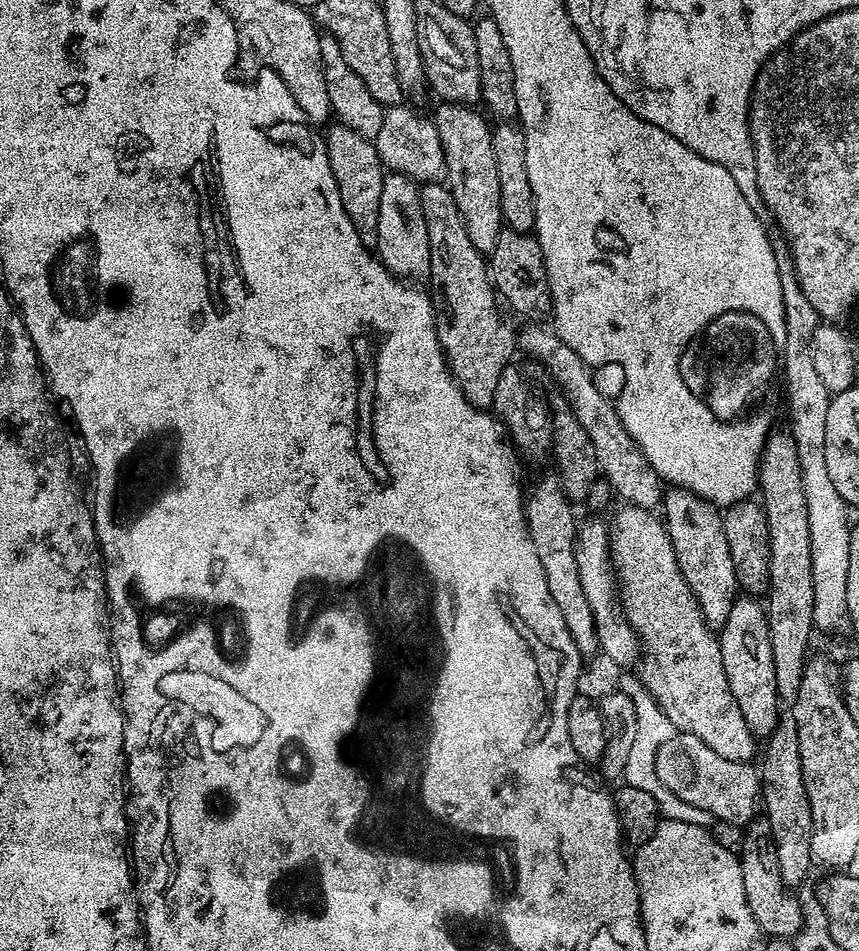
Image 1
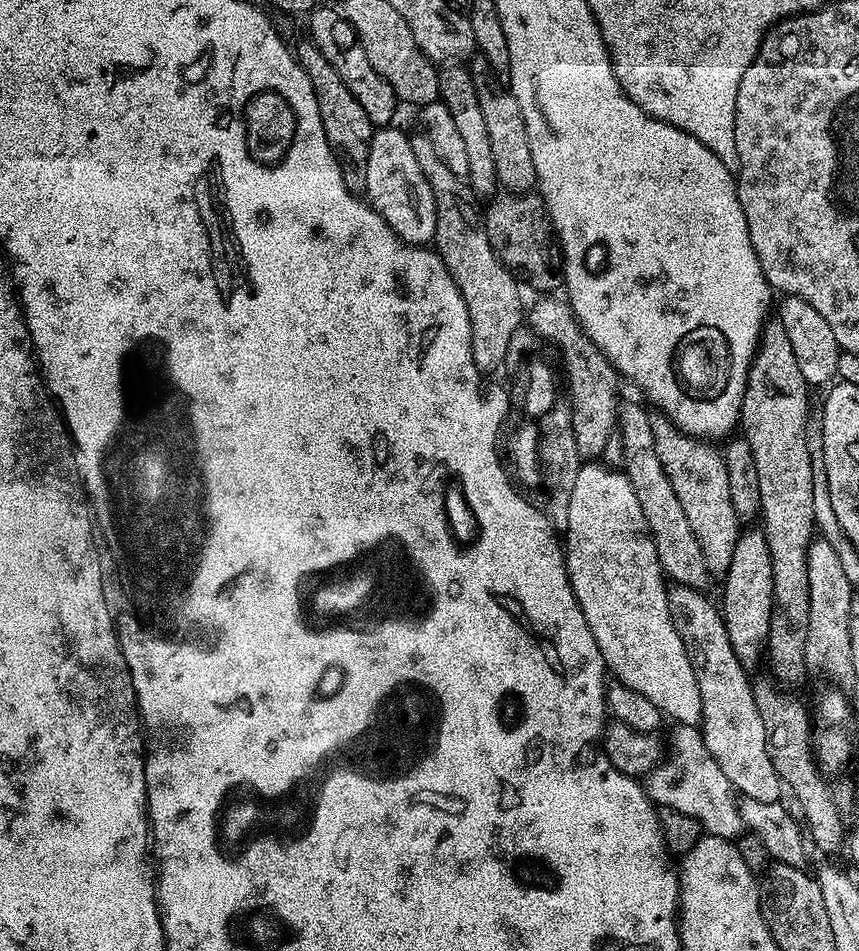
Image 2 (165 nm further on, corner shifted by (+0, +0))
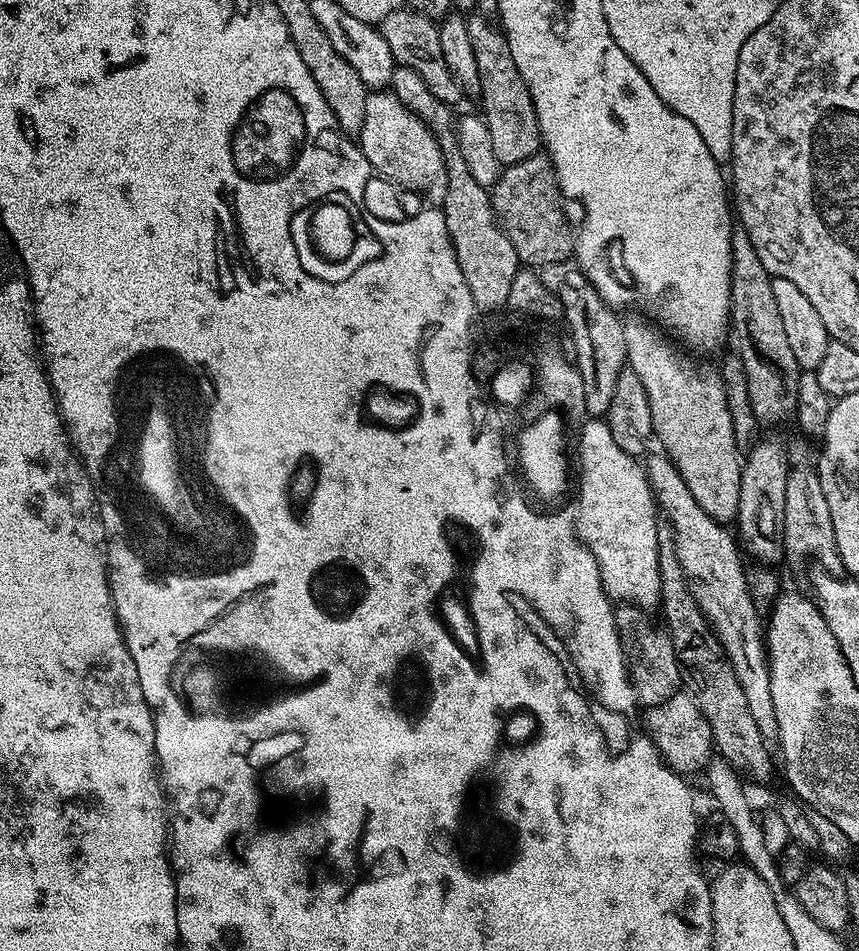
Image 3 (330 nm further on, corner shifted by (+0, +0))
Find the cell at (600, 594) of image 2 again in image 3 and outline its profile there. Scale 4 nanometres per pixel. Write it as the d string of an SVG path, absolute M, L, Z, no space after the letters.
M588 418L579 428L581 470L576 497L576 535L594 554L603 590L614 602L652 610L660 603L661 576L657 550L658 509L647 471L635 457L619 448L605 419Z

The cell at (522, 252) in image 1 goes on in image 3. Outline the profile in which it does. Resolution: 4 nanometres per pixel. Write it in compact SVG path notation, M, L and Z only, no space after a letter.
M537 154L517 164L507 165L496 179L490 195L492 208L496 211L496 221L500 223L500 229L506 234L506 238L510 238L510 246L514 246L521 265L538 270L550 262L565 262L573 255L574 232L573 229L568 229L568 220L560 205L562 193L556 182L556 171L547 154Z

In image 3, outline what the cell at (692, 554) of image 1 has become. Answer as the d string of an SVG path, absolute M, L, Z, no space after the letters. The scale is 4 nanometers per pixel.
M624 320L628 359L626 368L627 371L638 374L638 379L646 390L655 443L661 444L657 445L682 474L683 481L690 487L694 500L702 510L720 523L731 523L738 510L742 464L738 456L736 460L738 449L734 438L734 424L730 422L730 409L726 407L726 390L720 373L713 369L711 372L704 364L695 364L691 355L680 356L681 349L655 323L644 320Z

